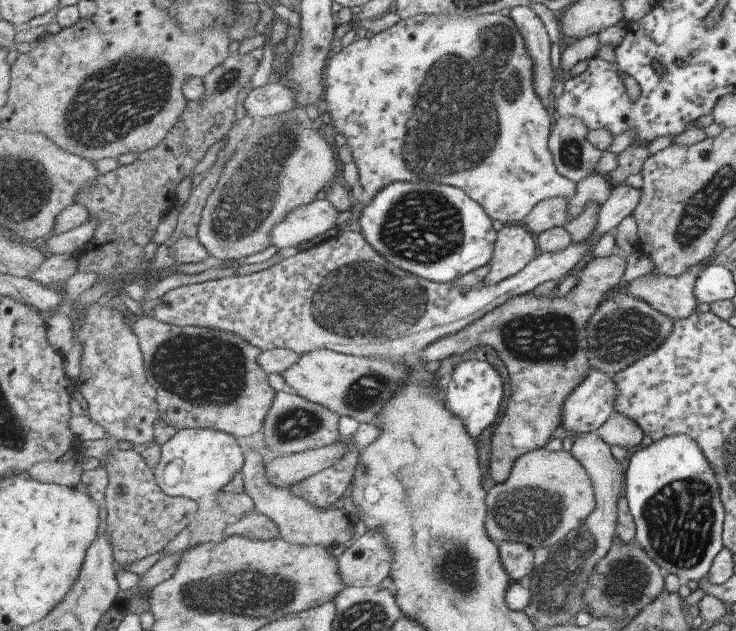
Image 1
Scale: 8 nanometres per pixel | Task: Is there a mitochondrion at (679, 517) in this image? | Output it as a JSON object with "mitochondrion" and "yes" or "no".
{"mitochondrion":"yes"}

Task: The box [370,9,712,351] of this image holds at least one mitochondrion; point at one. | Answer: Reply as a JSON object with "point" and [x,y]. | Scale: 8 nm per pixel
{"point":[462,100]}

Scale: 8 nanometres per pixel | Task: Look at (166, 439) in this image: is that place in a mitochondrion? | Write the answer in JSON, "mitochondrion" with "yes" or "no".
{"mitochondrion":"no"}

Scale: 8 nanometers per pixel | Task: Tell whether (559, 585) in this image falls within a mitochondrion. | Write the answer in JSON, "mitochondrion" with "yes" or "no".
{"mitochondrion":"yes"}

